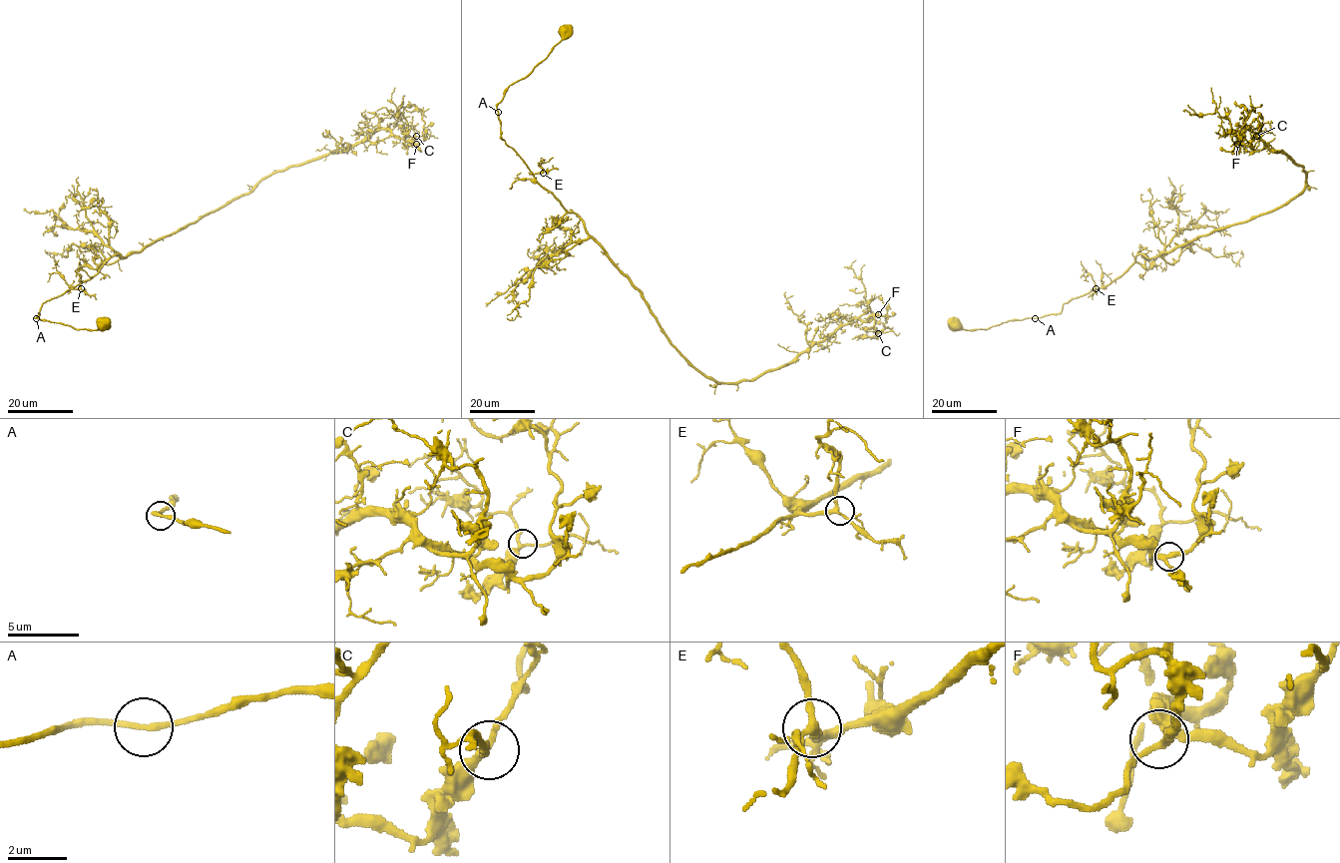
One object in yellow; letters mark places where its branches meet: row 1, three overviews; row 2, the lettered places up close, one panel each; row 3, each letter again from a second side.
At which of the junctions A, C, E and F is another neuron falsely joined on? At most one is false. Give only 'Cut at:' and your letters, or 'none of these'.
Cut at: none of these

